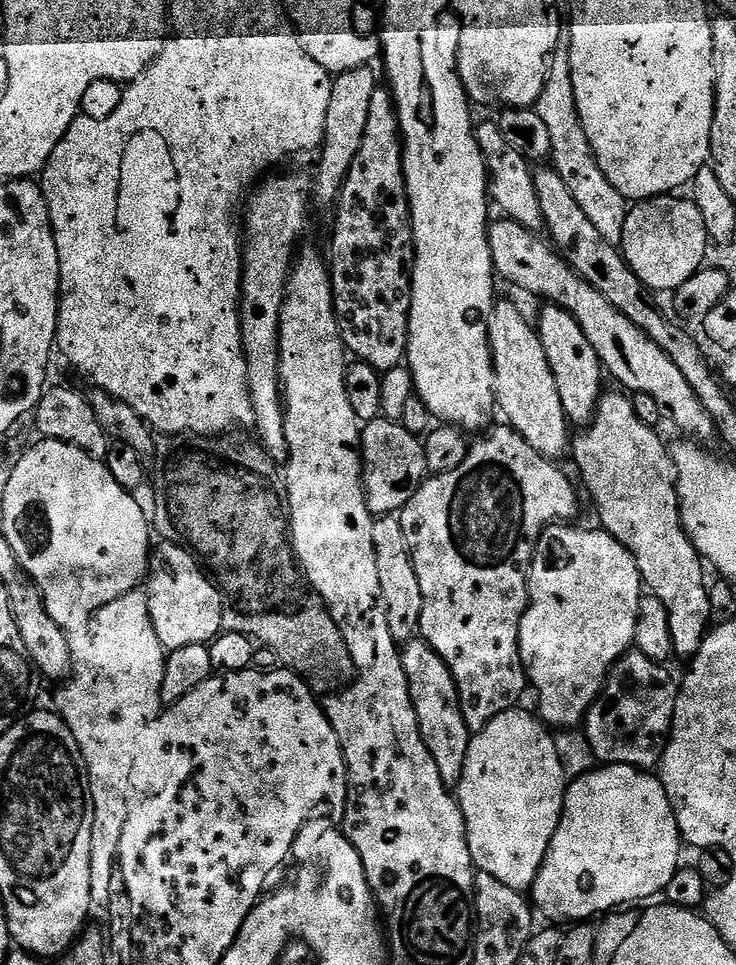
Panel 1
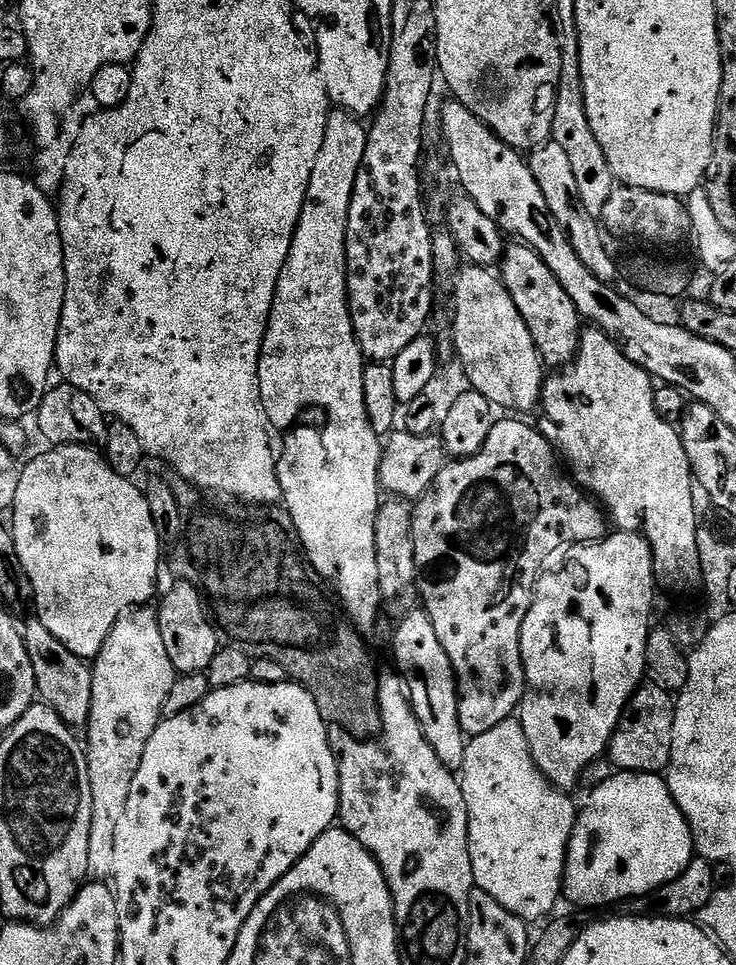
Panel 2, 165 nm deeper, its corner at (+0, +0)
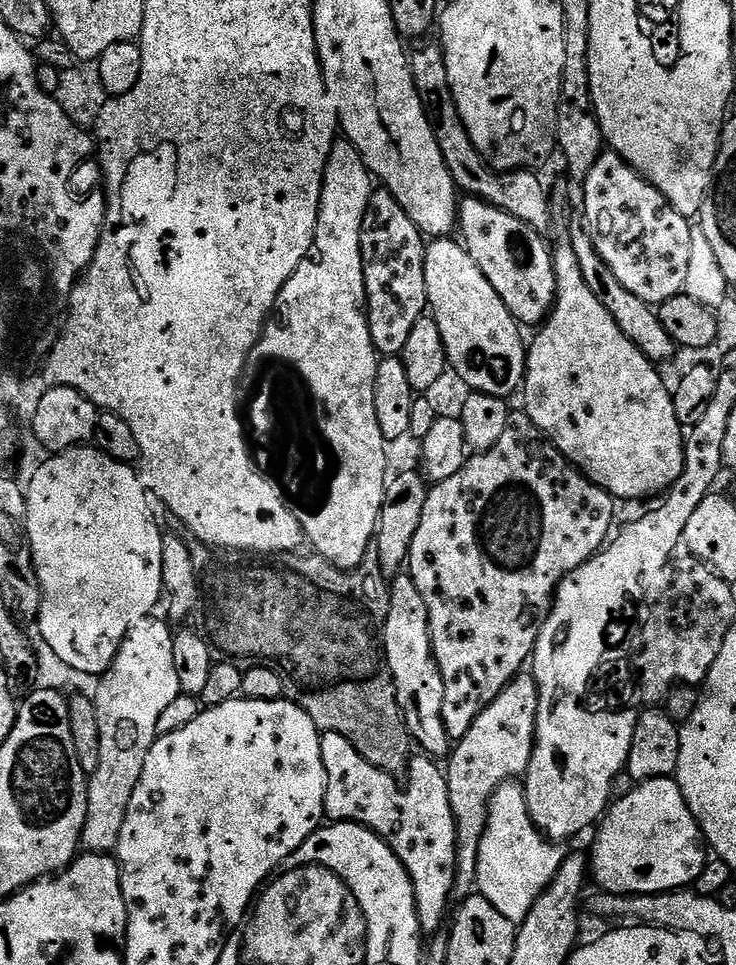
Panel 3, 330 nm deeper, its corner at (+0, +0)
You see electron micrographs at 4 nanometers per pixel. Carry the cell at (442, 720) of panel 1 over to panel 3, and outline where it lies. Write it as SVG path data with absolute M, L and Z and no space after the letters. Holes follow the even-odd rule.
M401 574L391 581L387 596L388 613L385 614L384 620L382 616L384 654L388 658L392 677L396 679L398 702L408 732L419 747L421 744L425 748L421 749L429 757L447 757L450 752L450 741L446 726L442 722L444 683L432 653L432 631L428 625L426 602L422 602L418 586L414 586L411 576L407 574Z

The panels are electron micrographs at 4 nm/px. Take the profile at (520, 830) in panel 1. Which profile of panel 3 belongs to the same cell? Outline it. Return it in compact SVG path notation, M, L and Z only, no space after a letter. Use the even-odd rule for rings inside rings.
M507 780L505 784L498 786L488 804L488 821L478 850L476 888L479 895L484 896L486 902L490 902L490 906L494 906L498 914L502 914L502 918L510 918L512 924L519 926L530 914L534 902L538 902L540 895L548 889L554 874L558 874L566 855L565 849L560 848L563 847L559 843L549 842L530 818L523 783Z

